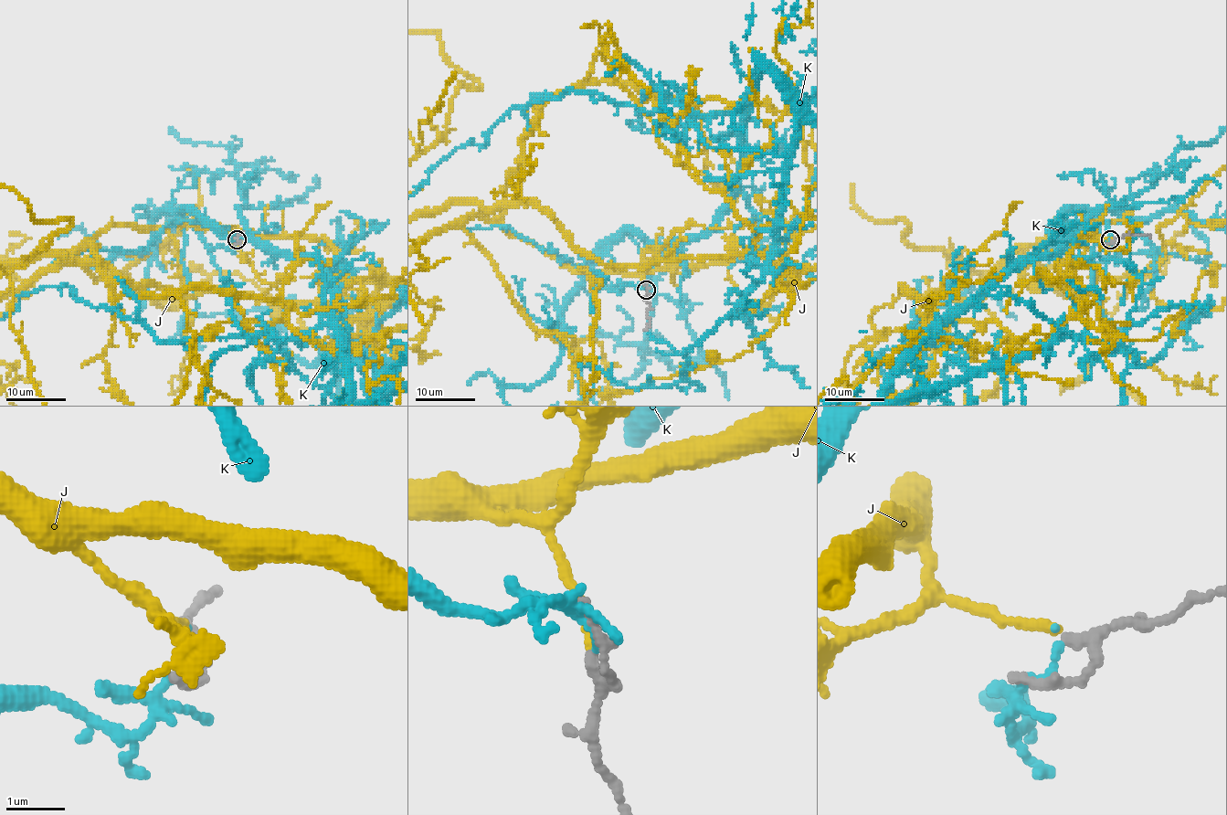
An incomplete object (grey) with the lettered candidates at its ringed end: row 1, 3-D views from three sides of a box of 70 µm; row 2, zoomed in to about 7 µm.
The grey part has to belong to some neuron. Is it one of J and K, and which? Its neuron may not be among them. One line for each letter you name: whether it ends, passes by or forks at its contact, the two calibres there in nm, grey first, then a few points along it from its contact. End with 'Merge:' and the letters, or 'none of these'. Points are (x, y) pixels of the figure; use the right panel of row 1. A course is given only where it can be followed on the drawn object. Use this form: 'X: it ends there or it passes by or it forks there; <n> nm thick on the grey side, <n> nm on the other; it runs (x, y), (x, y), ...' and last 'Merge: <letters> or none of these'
J: it ends there; 170 nm thick on the grey side, 150 nm on the other
Merge: J

